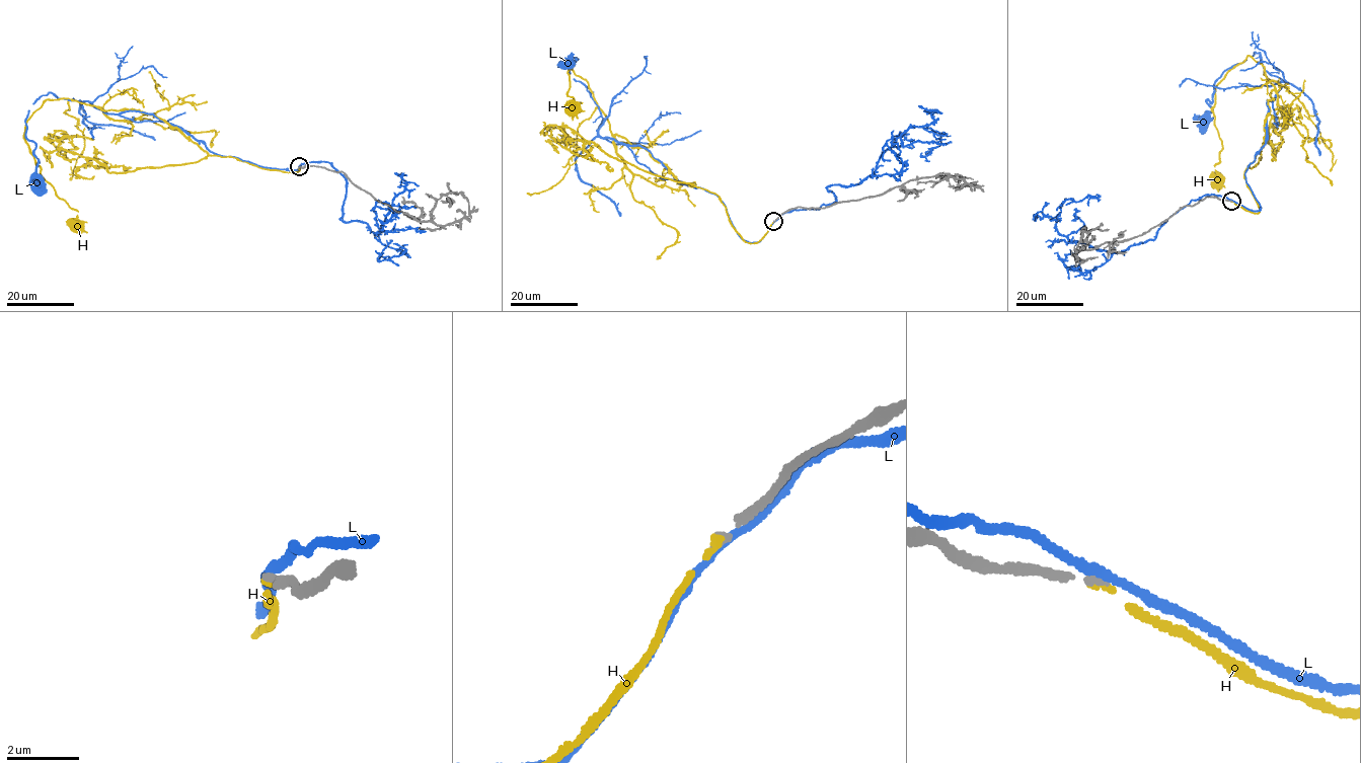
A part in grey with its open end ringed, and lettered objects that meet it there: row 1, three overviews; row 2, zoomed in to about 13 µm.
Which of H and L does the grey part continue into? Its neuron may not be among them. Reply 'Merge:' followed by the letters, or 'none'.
Merge: H

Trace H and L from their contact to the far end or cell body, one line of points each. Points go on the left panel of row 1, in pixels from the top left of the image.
H: (299, 166), (262, 169), (209, 154), (139, 110), (47, 99), (24, 137), (43, 177), (78, 212), (74, 224)
L: (299, 166), (259, 166), (219, 155), (152, 115), (107, 112), (50, 93), (24, 120), (40, 196)

